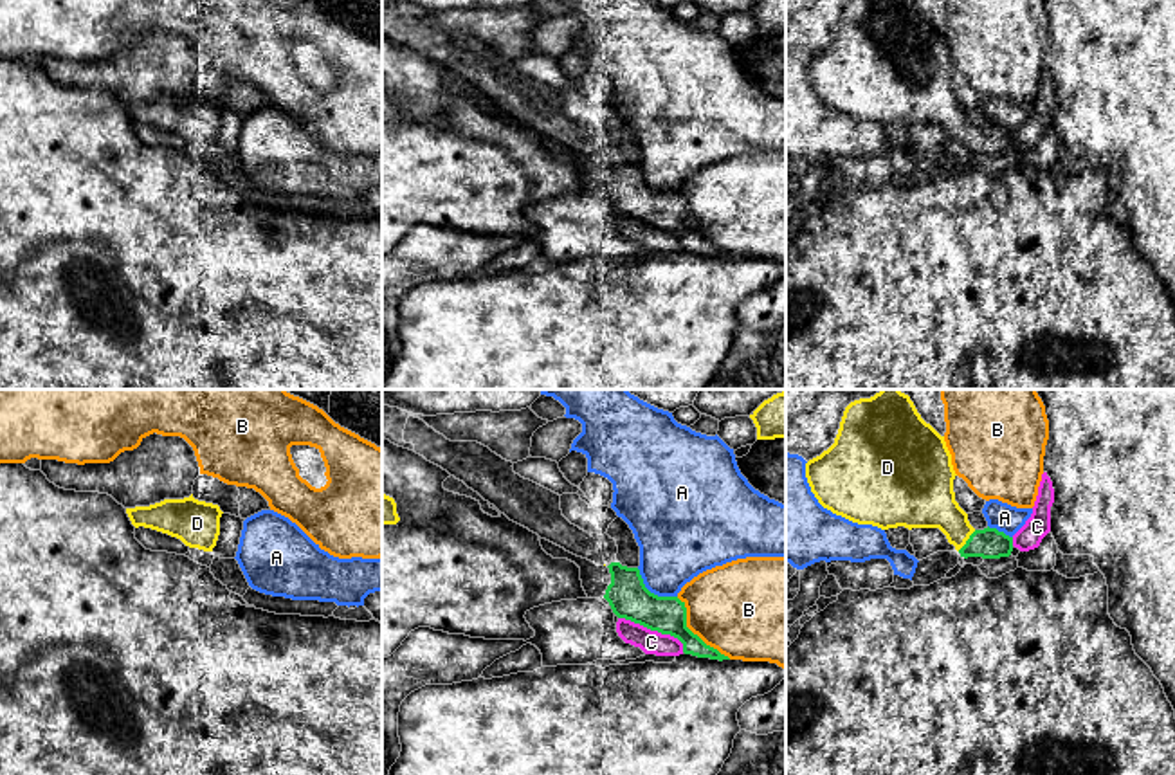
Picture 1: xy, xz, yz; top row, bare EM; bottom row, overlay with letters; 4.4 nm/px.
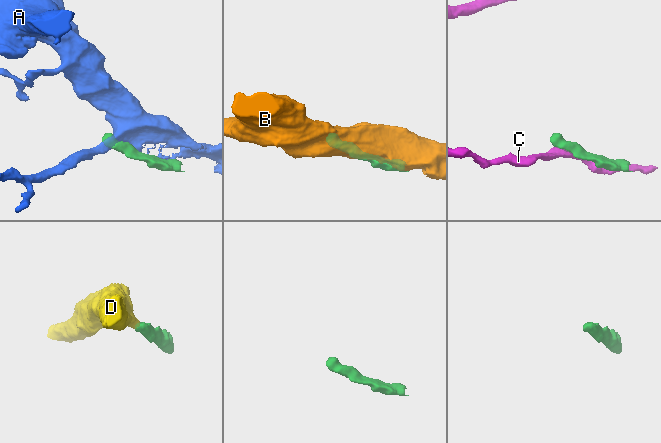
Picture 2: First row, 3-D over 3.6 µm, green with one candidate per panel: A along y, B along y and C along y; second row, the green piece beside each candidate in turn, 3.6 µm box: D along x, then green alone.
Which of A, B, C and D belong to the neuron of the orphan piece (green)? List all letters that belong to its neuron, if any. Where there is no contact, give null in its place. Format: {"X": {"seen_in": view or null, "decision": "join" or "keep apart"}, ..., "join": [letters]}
{"A": {"seen_in": "xz", "decision": "keep apart"}, "B": {"seen_in": "xz", "decision": "keep apart"}, "C": {"seen_in": "xz", "decision": "keep apart"}, "D": {"seen_in": "yz", "decision": "join"}, "join": ["D"]}

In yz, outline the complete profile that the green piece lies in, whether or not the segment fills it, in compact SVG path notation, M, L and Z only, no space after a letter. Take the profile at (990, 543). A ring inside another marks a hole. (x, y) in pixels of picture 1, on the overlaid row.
M881 389L851 402L834 443L806 463L806 478L818 503L836 515L881 530L939 528L961 557L1000 559L1013 552L1013 537L997 528L975 530L955 501L952 454L941 436L917 413L908 395Z

